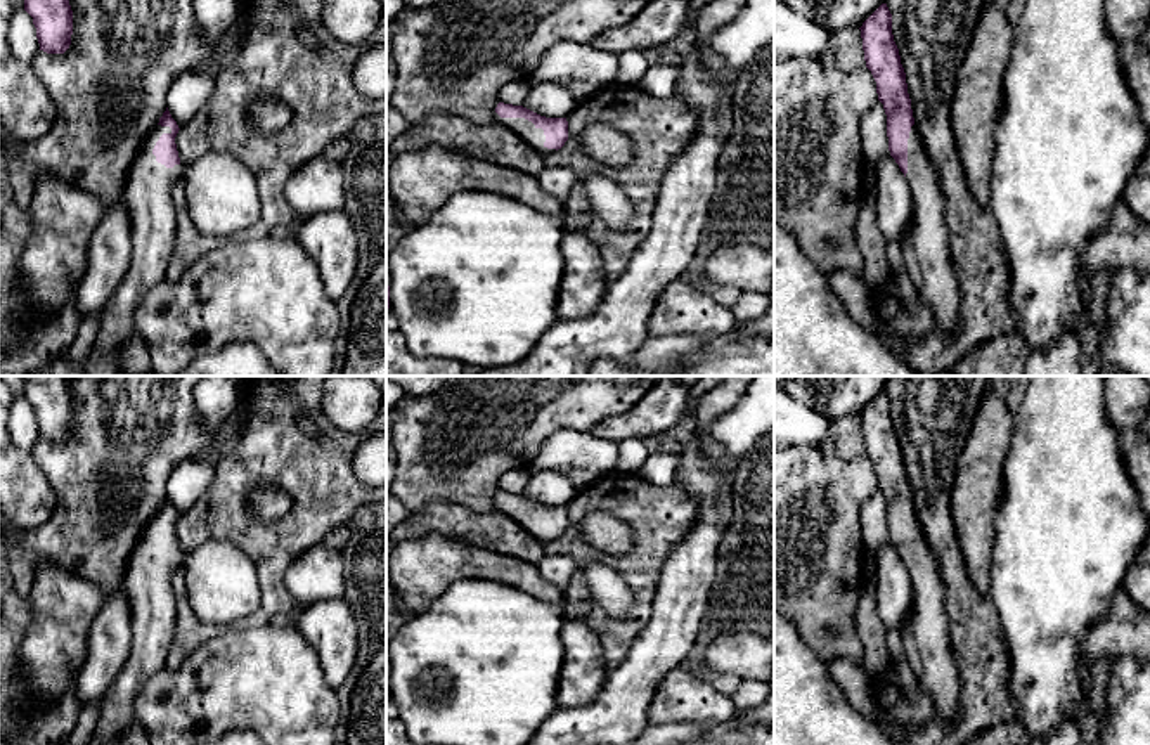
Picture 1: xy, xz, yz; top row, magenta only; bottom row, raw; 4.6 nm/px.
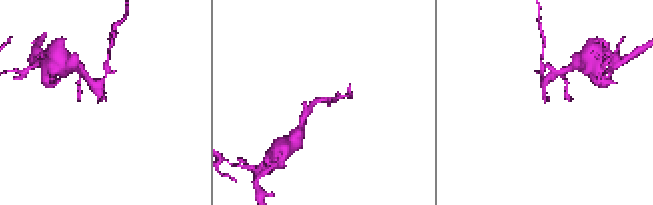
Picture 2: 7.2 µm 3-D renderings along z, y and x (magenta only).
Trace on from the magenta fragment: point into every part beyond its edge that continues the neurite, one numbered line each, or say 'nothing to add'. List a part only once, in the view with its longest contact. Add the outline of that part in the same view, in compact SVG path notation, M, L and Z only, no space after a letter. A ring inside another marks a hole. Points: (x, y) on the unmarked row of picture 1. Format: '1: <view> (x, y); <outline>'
1: xz (522, 515); M494 501L494 509L513 518L516 523L520 523L527 532L530 532L540 542L547 544L556 541L556 537L547 537L544 534L546 530L544 518L537 516L532 509L525 506L501 506L497 501Z

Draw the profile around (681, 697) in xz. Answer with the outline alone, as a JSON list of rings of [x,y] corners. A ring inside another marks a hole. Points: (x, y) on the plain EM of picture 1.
[[[675,667],[656,688],[648,709],[648,721],[653,724],[695,722],[712,728],[736,712],[733,696],[696,679],[686,669]]]

